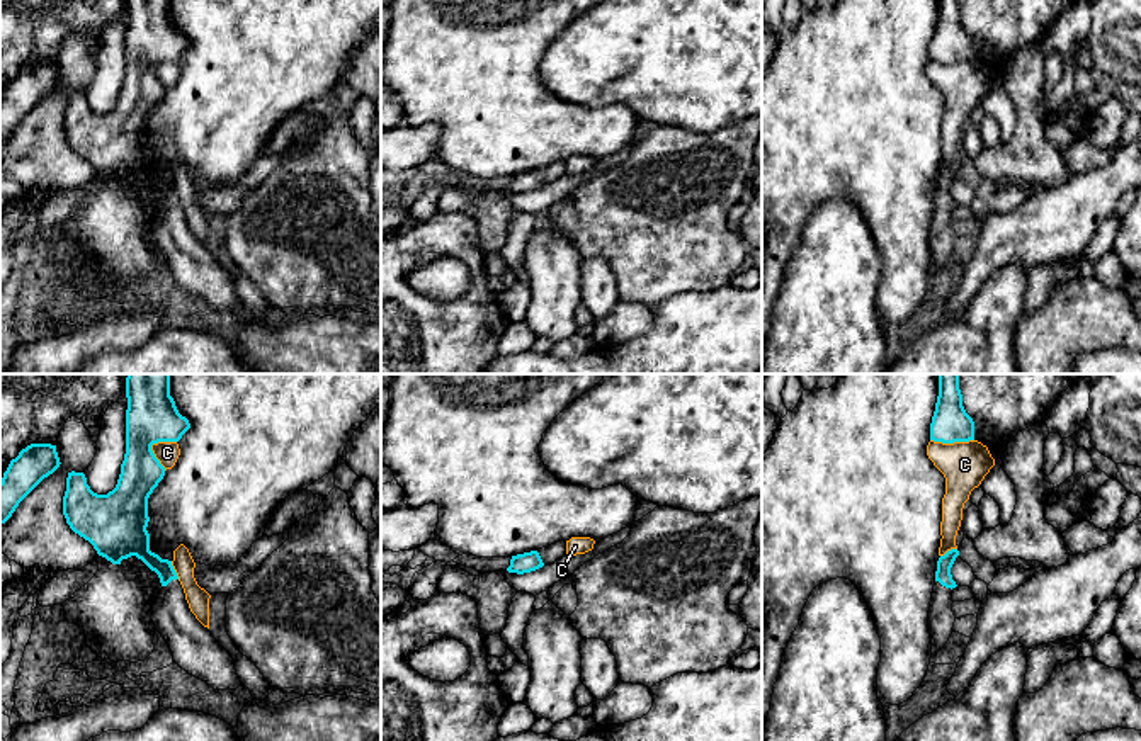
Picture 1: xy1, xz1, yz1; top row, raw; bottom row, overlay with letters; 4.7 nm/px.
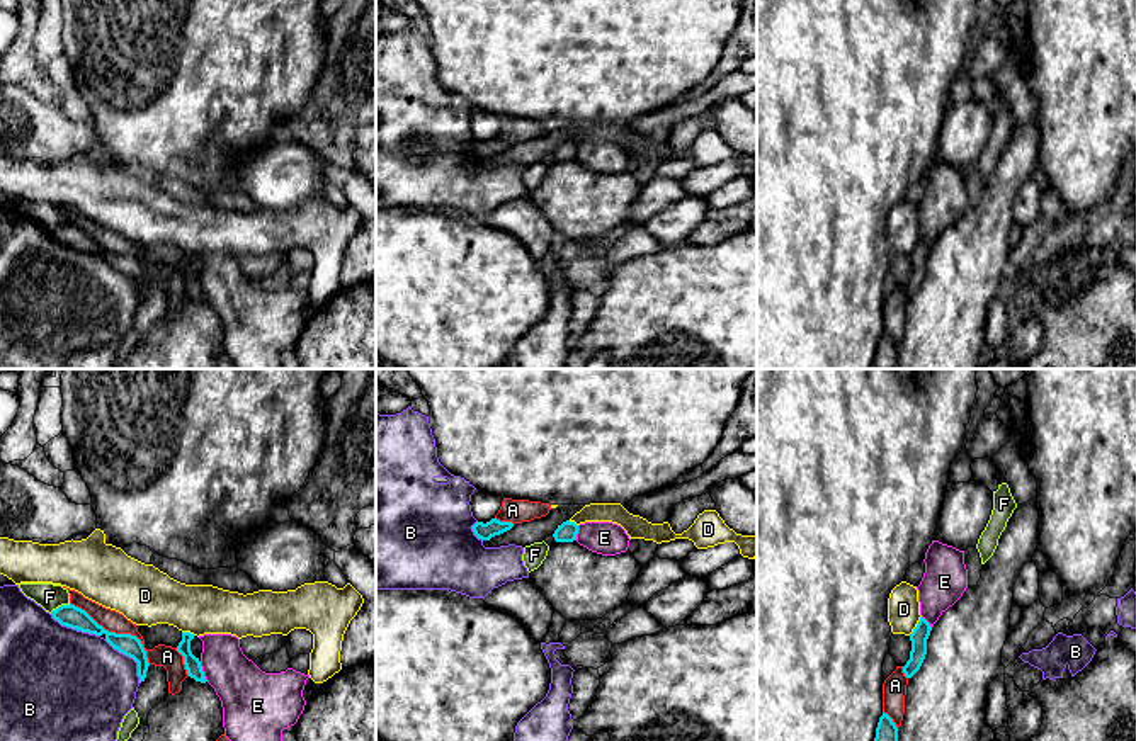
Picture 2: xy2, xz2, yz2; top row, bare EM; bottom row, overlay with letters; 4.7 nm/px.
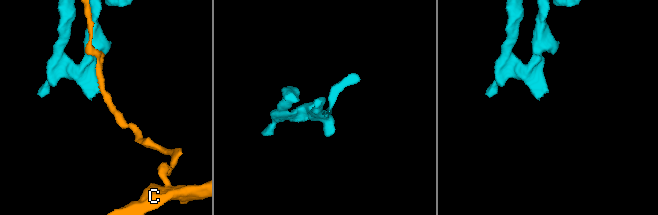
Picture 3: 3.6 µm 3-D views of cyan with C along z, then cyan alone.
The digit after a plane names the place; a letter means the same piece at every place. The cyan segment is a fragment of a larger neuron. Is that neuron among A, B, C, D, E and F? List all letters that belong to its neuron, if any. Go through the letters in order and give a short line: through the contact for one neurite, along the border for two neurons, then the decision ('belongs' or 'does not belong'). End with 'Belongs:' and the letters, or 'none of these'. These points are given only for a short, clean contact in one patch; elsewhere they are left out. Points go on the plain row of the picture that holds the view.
A: does not belong
B: does not belong
C: does not belong
D: line yz2 (920, 235), (908, 254); does not belong
E: does not belong
F: line xy2 (70, 223), (62, 223), (50, 231); does not belong
Belongs: none of these

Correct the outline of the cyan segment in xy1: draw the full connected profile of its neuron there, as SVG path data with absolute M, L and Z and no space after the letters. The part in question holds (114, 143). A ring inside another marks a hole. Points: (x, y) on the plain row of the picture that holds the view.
M126 0L126 17L126 73L116 107L97 114L83 92L68 92L63 134L112 184L136 175L158 194L163 207L151 240L173 280L214 309L236 309L233 277L190 231L172 180L150 170L148 117L165 95L151 65L179 61L190 42L170 15L170 0Z

